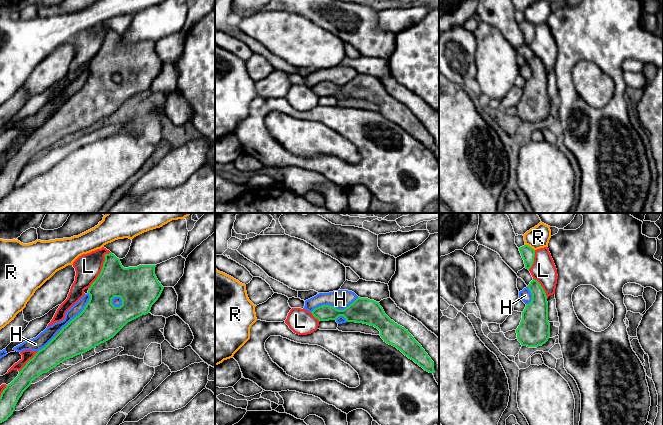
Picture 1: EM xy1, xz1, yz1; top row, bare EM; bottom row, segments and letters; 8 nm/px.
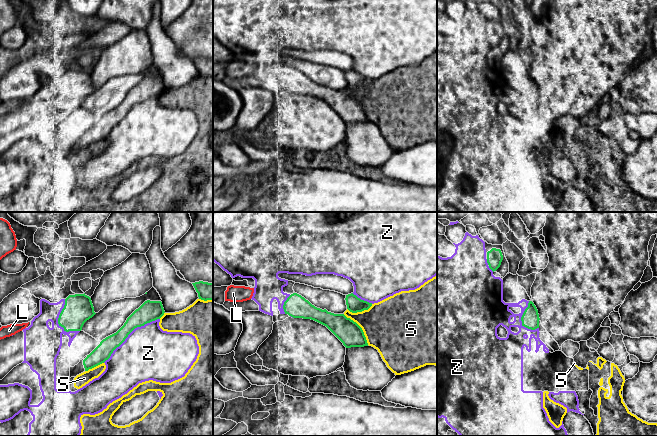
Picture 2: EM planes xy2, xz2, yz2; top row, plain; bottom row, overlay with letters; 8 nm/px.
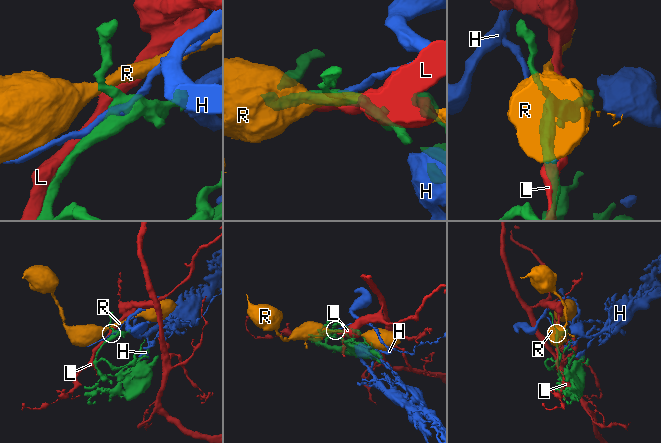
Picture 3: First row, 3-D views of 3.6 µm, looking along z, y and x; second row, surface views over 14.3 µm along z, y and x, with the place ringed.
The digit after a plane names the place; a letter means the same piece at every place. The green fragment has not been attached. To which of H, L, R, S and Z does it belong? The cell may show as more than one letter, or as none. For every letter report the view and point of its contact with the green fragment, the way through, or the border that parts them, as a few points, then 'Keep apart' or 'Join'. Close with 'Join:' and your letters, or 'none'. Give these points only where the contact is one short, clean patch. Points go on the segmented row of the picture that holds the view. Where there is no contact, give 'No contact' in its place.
H: Touches green at xz1 (334, 307). Join
L: Touches green at xy1 (102, 269). Keep apart
R: Touches green at yz1 (529, 246). Boundary: yz1 (525, 244), (534, 250). Keep apart
S: Touches green at xz2 (360, 327). Keep apart
Z: Touches green at xy2 (129, 333). Keep apart
Join: H

